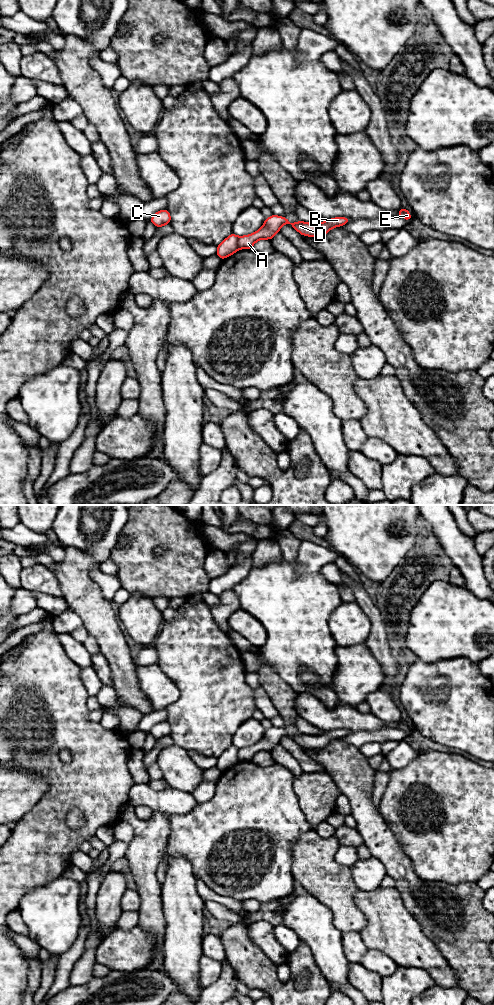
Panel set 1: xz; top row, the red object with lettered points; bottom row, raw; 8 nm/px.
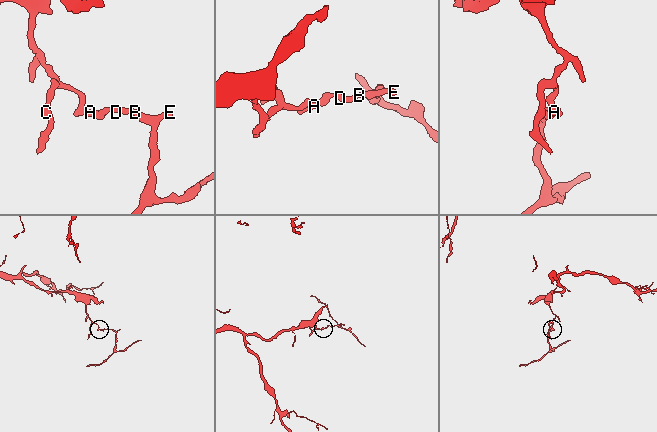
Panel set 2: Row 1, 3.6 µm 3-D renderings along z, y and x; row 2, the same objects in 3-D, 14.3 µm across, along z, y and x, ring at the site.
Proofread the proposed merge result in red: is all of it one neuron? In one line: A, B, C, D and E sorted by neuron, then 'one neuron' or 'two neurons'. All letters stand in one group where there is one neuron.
A B D E / C | two neurons

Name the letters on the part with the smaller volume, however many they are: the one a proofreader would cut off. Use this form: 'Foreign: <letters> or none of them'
Foreign: A, B, D, E

